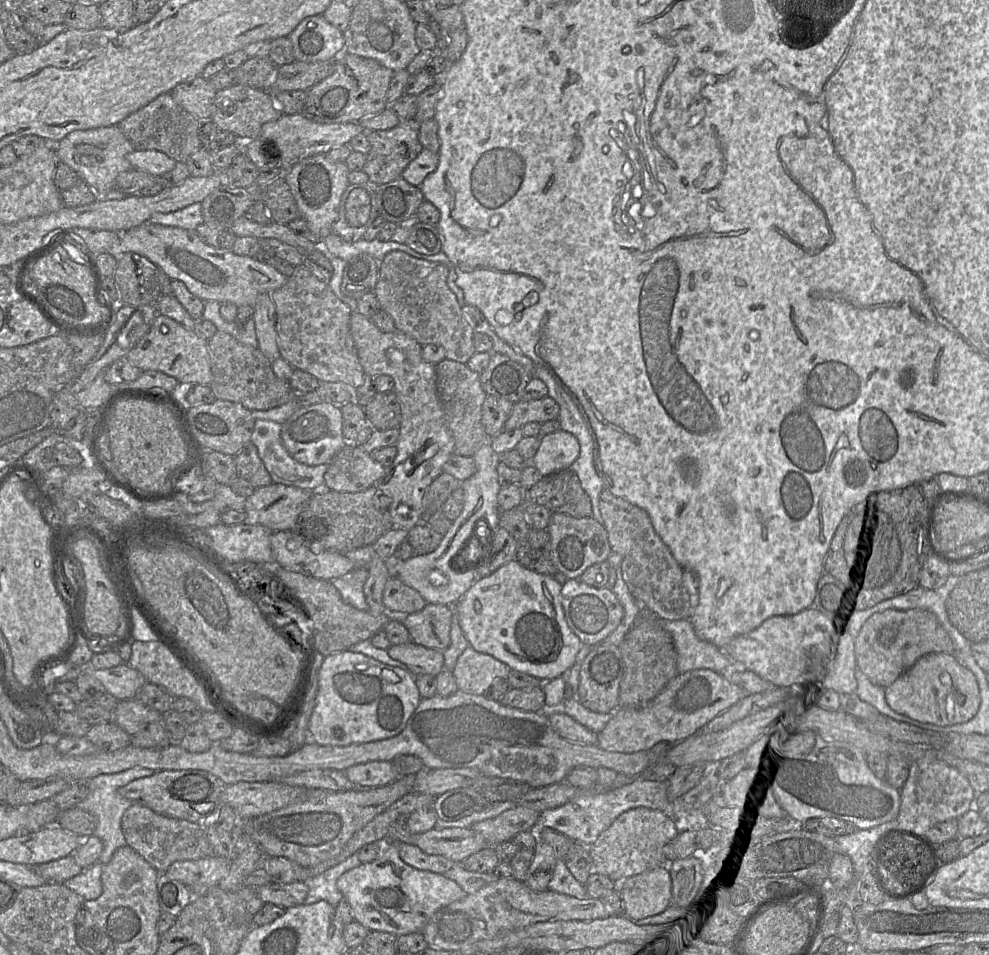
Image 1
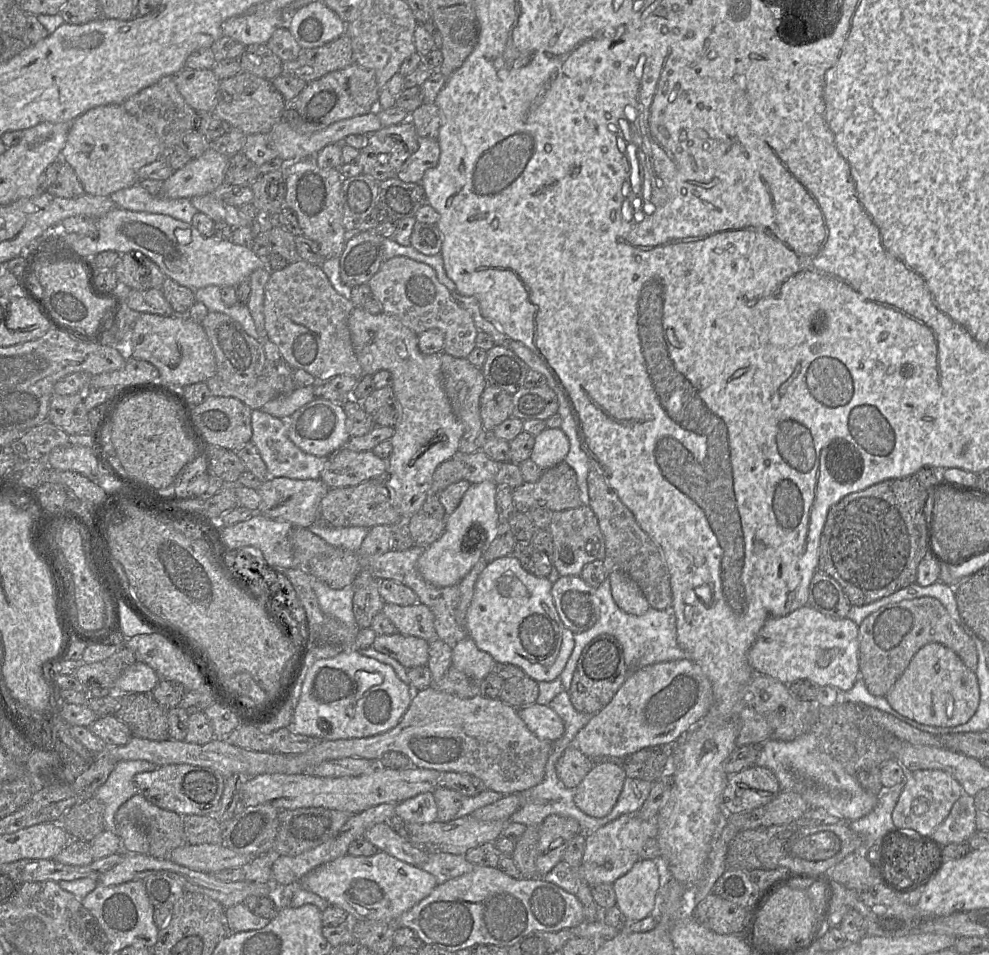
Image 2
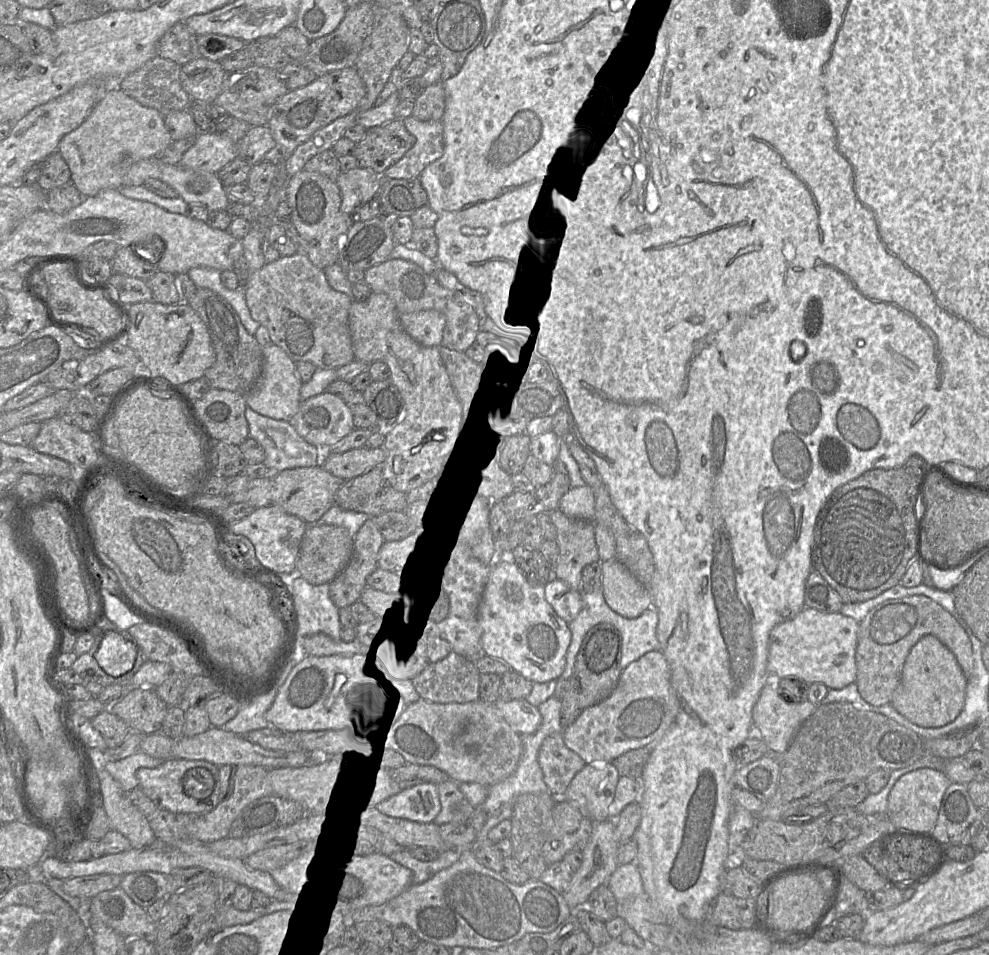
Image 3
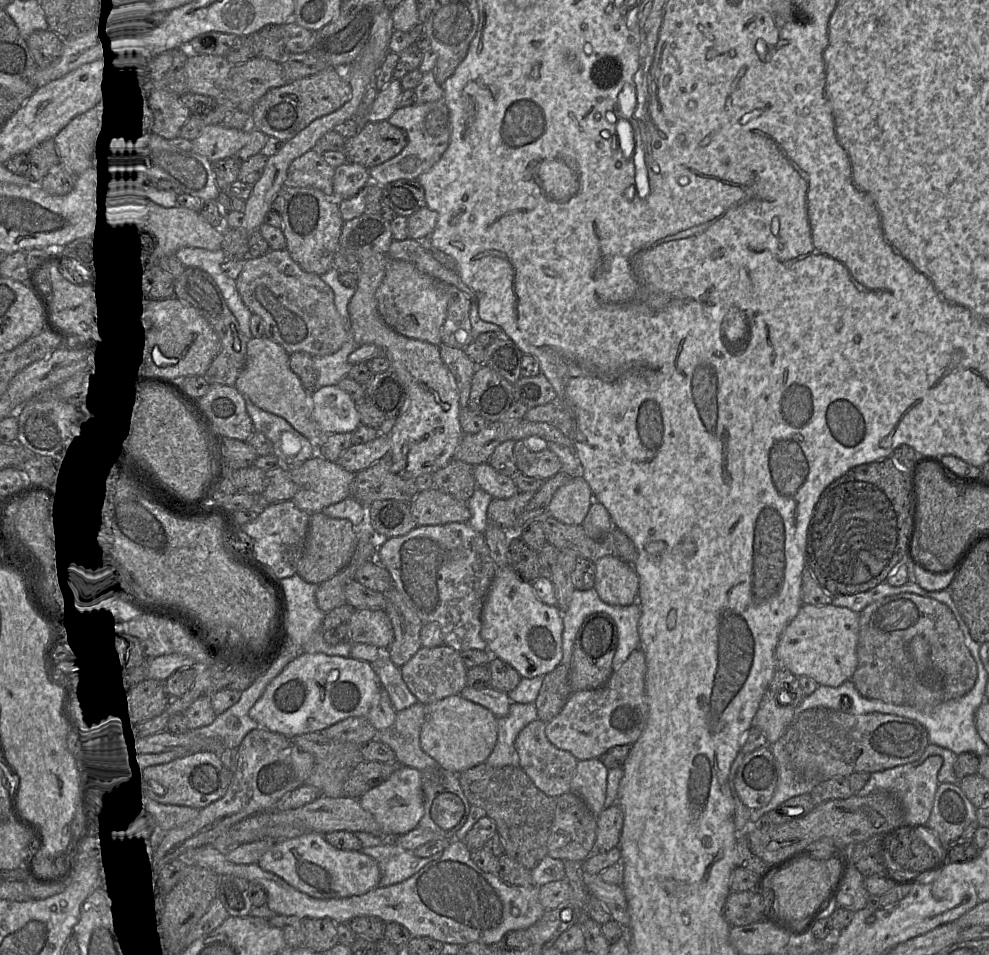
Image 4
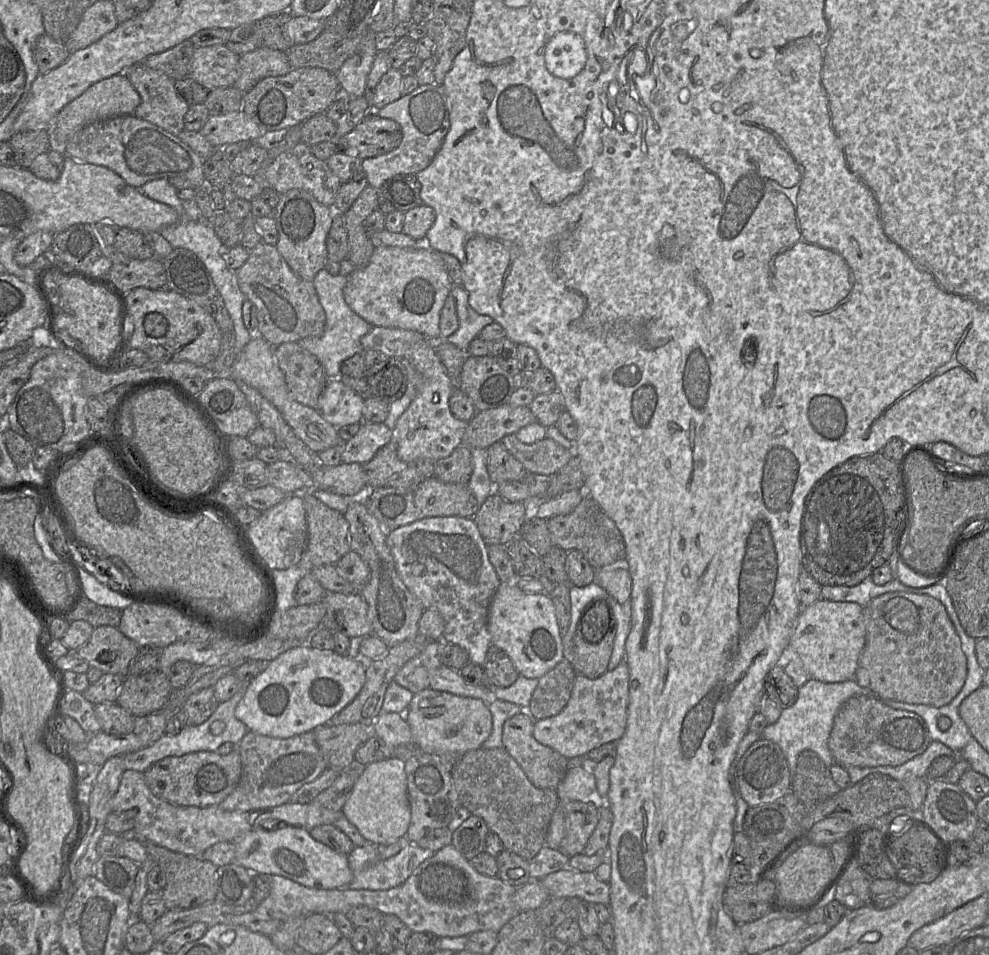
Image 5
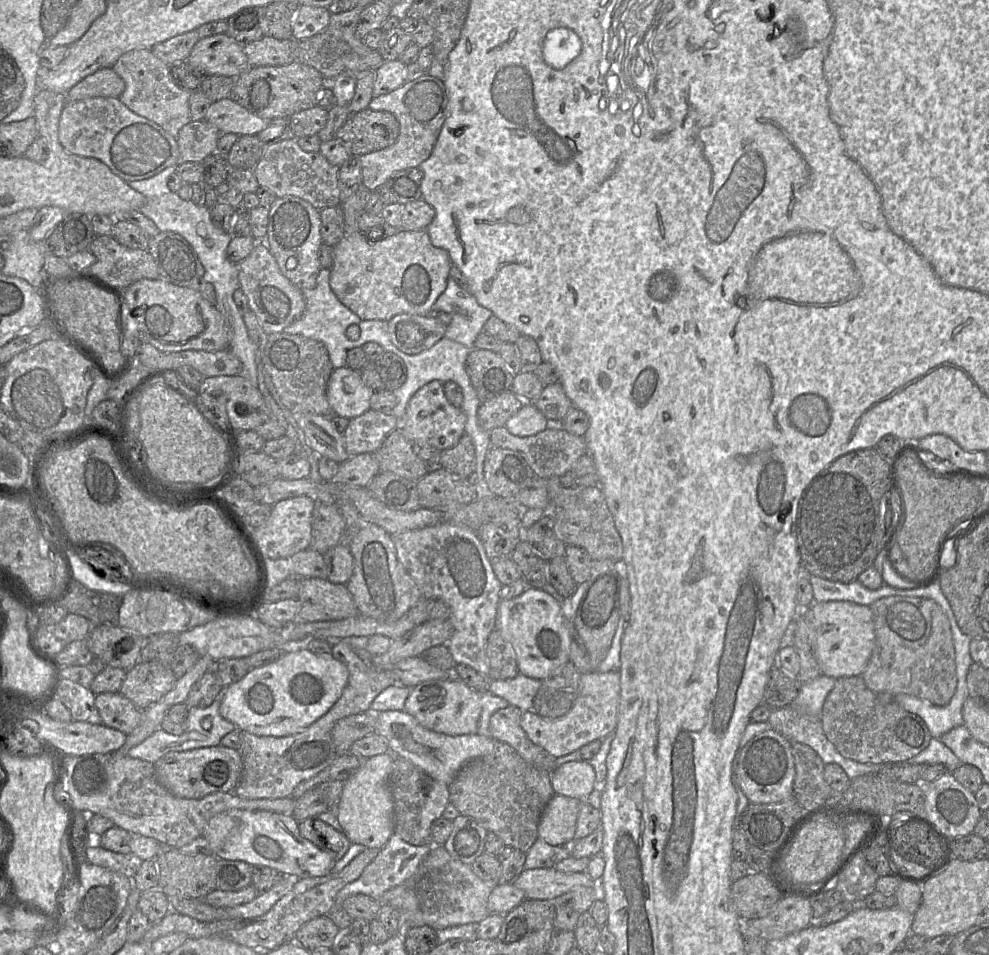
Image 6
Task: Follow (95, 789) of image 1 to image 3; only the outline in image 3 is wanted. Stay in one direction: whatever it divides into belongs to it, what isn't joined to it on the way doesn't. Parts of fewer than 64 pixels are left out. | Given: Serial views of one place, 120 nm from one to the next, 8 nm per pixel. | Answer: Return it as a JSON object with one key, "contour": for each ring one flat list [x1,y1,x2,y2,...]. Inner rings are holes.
{"contour":[[137,751,124,759,101,762,101,764,121,785,122,789,128,793,139,787,136,773,140,768,155,768,160,766,163,762,164,760,162,759]]}

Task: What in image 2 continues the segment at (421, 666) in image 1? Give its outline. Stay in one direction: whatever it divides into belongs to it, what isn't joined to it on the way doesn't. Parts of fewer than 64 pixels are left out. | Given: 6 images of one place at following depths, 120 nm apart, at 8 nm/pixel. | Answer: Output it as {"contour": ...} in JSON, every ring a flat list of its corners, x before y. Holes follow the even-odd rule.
{"contour":[[399,632,377,635,372,647,399,661,407,669,426,666,429,660,429,643,426,640]]}

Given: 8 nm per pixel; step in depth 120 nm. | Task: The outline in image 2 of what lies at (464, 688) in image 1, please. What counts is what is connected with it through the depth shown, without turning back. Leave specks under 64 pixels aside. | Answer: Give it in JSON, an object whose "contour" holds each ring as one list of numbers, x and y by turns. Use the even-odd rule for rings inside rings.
{"contour":[[470,637,453,647,452,665,478,682,493,672,495,663,493,657,480,650]]}

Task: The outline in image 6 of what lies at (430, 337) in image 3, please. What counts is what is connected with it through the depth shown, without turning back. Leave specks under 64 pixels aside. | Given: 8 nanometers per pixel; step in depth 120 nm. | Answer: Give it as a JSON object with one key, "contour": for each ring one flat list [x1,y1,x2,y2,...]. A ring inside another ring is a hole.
{"contour":[[399,229,396,234,379,241,371,241,359,231,345,233,332,248,330,287,339,301,363,320,389,321,398,314,430,315,434,302,447,287,451,260,446,250,432,245,426,230]]}

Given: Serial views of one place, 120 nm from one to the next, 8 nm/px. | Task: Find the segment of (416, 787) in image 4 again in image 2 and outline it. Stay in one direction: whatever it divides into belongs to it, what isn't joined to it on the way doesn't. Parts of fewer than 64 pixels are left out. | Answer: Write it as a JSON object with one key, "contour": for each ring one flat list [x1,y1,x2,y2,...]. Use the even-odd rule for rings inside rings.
{"contour":[[433,793,418,794,396,804,396,818,410,823,431,823,437,820,437,805]]}

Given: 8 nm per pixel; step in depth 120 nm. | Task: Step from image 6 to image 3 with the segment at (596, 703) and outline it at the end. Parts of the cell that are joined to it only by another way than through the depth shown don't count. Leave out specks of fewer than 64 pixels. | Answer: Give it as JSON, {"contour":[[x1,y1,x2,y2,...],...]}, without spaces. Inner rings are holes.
{"contour":[[650,651,644,654,639,659,631,662,624,670,622,670,617,685,615,686,613,691,609,694,609,696,607,696,599,703,584,709,578,715,578,717,575,719,573,723,568,725,561,731,562,739,565,745,570,750,575,752,578,756,580,756,582,760,587,764,611,762,614,758,622,755,623,753,631,749,641,748,646,745,654,746,654,744,658,742,670,728,670,726,675,720,678,710,679,710,679,701,675,693,675,690,673,689,671,684,671,671,668,662,661,651]]}

